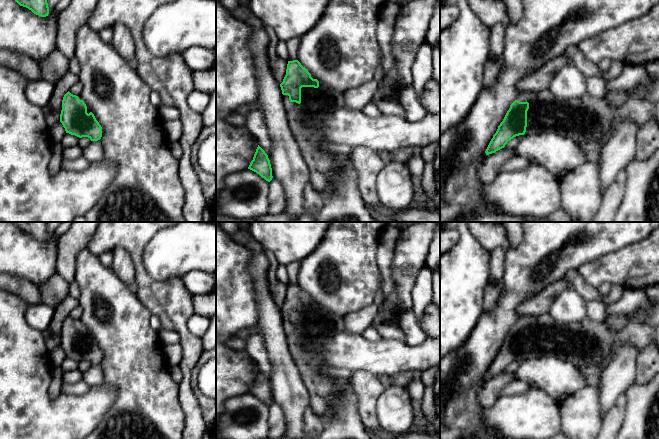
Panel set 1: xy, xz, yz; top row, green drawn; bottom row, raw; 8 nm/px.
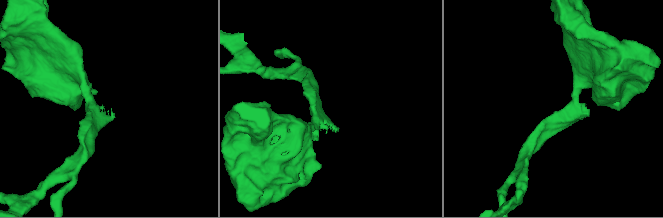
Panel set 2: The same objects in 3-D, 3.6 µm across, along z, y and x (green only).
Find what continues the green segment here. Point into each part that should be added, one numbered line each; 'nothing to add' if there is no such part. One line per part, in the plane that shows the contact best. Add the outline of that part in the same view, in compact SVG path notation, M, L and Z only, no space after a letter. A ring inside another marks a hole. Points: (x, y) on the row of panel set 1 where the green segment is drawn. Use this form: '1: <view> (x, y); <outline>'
1: xz (303, 118); M319 82L318 88L301 88L300 104L291 102L288 95L283 95L283 104L292 134L297 141L299 150L309 168L310 182L313 185L313 188L320 195L325 197L333 186L333 180L336 178L337 170L348 161L349 157L345 154L328 152L326 148L331 143L323 138L317 126L325 115L344 108L344 95L343 93L339 93L339 98L337 99L331 88L328 88Z

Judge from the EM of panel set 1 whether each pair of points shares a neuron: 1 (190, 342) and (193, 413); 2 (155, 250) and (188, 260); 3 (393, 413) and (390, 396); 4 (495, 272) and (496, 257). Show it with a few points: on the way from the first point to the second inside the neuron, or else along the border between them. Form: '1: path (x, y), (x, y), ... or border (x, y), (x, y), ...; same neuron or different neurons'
1: path (189, 360), (187, 364), (186, 395); same neuron
2: path (163, 252), (180, 252); same neuron
3: path (393, 409), (393, 400); same neuron
4: path (496, 268), (496, 261); same neuron

